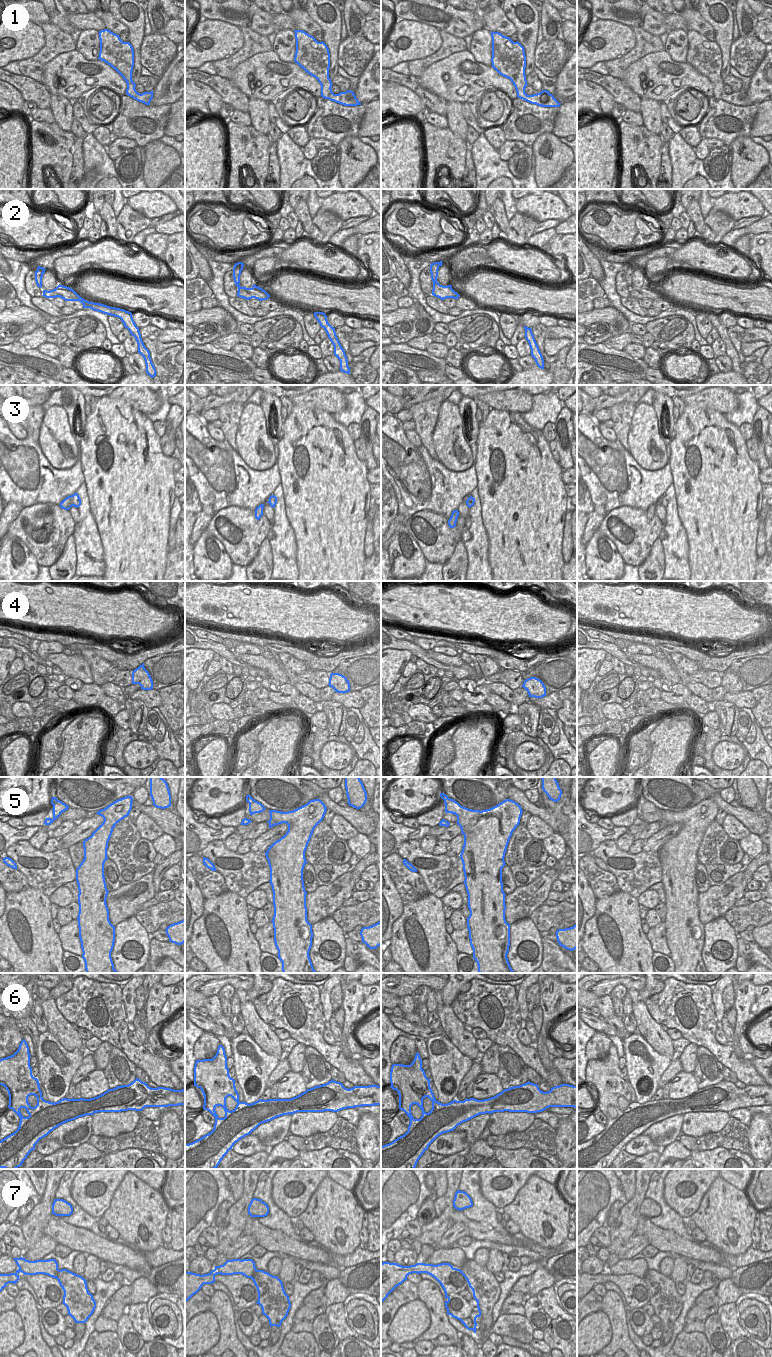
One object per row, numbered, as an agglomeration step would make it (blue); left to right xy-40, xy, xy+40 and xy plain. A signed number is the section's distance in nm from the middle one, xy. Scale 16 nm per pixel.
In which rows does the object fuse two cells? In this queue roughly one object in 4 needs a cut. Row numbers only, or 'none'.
2, 7

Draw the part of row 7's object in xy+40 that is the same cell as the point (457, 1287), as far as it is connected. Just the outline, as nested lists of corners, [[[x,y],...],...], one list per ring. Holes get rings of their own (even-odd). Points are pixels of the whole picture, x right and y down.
[[[381,1263],[381,1303],[388,1295],[412,1273],[427,1273],[434,1277],[442,1286],[445,1298],[451,1300],[463,1313],[461,1323],[468,1330],[476,1333],[476,1318],[481,1316],[479,1300],[475,1296],[475,1290],[462,1270],[454,1268],[449,1263],[437,1265],[417,1263],[410,1266],[402,1266],[397,1263]]]

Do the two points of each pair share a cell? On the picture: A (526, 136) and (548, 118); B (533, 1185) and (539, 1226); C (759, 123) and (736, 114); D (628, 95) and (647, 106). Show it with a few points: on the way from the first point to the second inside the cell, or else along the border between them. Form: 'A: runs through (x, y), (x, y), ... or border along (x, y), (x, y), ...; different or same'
A: runs through (531, 131), (543, 119); same
B: runs through (537, 1195), (539, 1216); same
C: border along (757, 104), (757, 113), (752, 123), (750, 136); different
D: border along (641, 98), (639, 111); different

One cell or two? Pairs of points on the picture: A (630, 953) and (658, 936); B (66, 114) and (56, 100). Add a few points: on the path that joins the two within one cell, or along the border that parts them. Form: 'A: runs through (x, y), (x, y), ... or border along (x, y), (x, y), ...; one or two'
A: border along (646, 935), (654, 951); two
B: runs through (62, 111), (59, 104); one

